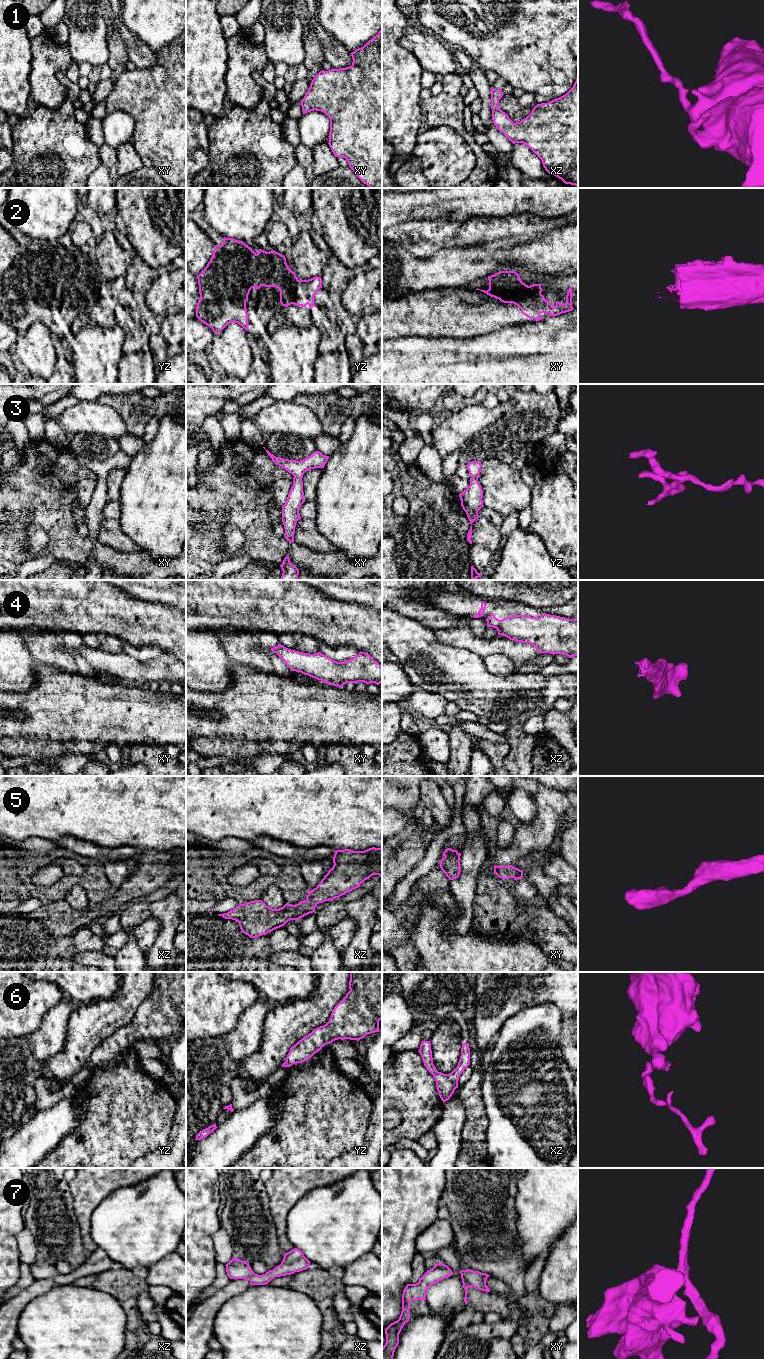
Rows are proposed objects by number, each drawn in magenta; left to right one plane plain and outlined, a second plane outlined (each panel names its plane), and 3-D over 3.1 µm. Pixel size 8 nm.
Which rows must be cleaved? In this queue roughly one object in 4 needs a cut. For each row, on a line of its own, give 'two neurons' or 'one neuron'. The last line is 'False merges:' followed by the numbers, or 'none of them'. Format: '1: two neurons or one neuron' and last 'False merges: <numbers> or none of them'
1: one neuron
2: two neurons
3: one neuron
4: one neuron
5: one neuron
6: one neuron
7: one neuron
False merges: 2

